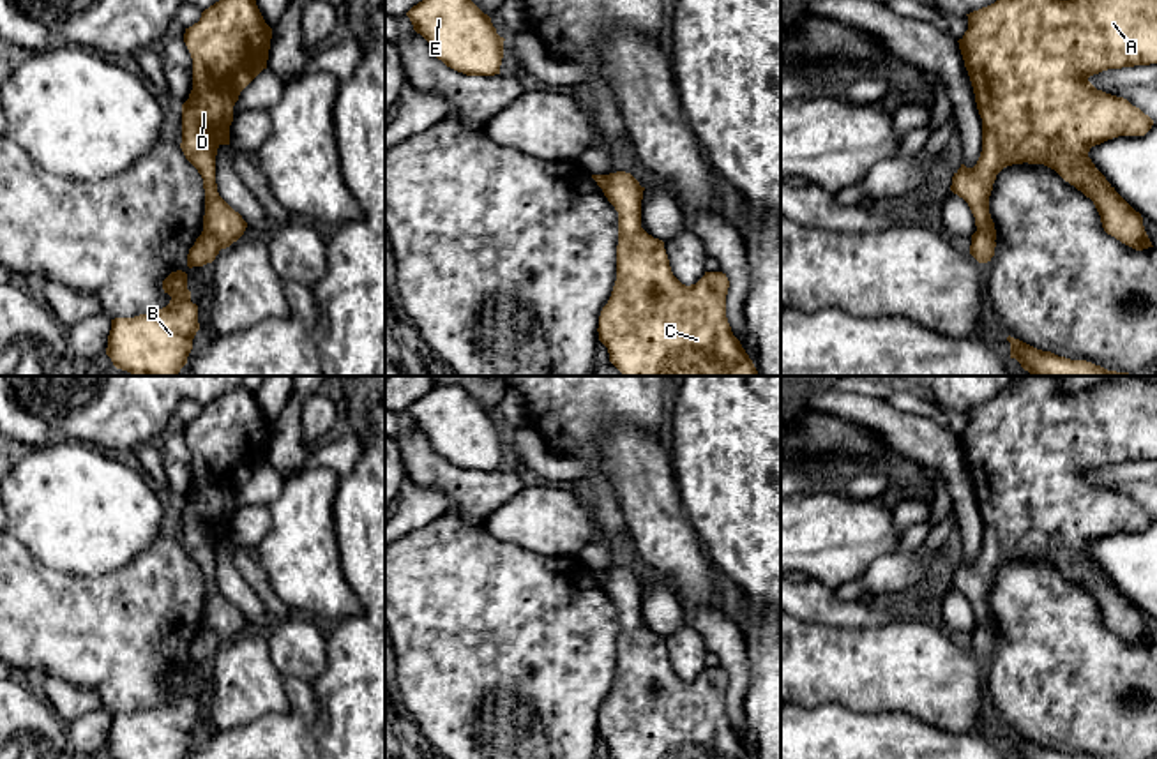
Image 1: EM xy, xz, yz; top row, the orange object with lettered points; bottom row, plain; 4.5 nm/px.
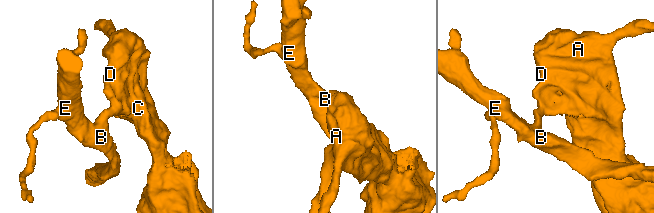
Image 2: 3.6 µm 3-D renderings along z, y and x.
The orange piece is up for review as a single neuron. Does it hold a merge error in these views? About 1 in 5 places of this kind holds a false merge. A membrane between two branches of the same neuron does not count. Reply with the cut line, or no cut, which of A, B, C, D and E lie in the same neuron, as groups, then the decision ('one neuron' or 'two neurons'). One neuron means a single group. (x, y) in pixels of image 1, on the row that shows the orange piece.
cut xy (204, 228), (221, 247); groups A C D / B E; two neurons

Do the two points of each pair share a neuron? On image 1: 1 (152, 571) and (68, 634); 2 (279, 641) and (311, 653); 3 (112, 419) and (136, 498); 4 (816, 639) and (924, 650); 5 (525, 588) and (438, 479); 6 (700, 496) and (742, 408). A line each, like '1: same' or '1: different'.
1: same
2: same
3: different
4: same
5: different
6: same

